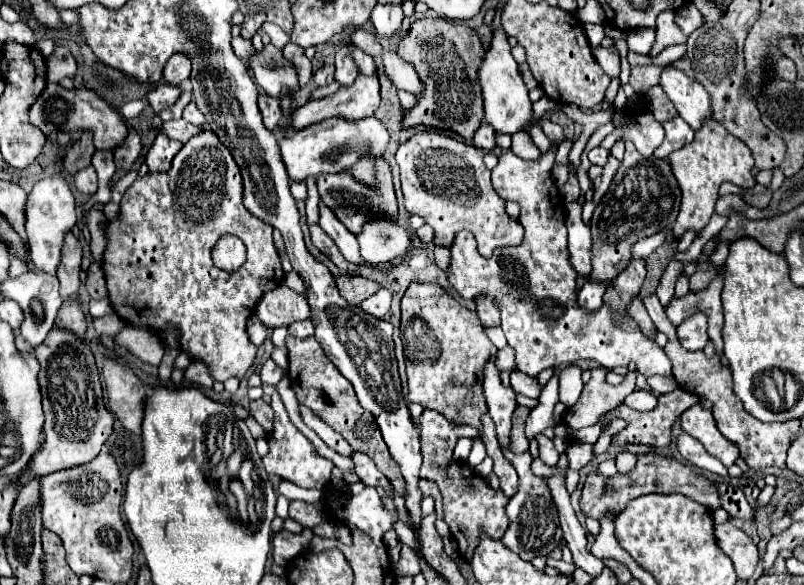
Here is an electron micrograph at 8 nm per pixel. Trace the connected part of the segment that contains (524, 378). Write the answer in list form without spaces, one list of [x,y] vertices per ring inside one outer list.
[[[513,370],[511,372],[511,388],[517,394],[529,396],[529,398],[537,398],[537,394],[541,394],[541,386],[539,386],[537,378],[535,376],[529,376],[525,372],[519,372],[519,370]]]

